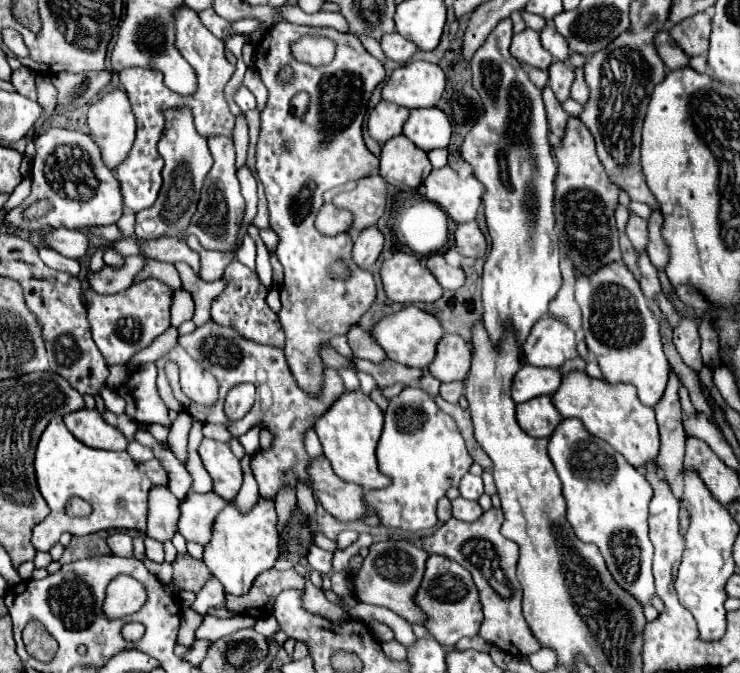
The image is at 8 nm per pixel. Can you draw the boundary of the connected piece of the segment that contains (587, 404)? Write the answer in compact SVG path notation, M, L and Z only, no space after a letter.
M571 370L563 374L561 386L551 396L551 402L555 408L559 408L563 418L579 418L589 434L609 442L635 468L643 466L647 460L657 458L659 432L655 412L653 408L639 402L631 384L607 384L605 380L591 378L581 370Z

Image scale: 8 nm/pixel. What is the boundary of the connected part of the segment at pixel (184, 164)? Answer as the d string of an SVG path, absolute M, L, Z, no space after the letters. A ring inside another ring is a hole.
M167 110L167 124L163 138L159 140L159 154L165 160L163 168L163 188L159 192L159 198L151 208L145 208L137 212L135 220L135 234L139 238L161 238L171 236L177 240L185 240L185 230L191 224L191 218L197 210L199 192L203 188L203 182L207 178L207 172L211 170L213 158L207 148L207 140L197 134L193 126L193 116L187 110Z

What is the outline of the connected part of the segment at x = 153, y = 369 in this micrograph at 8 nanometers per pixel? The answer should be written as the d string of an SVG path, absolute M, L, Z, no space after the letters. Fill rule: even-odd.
M153 362L143 364L131 378L119 388L119 394L127 402L125 414L139 424L171 424L167 418L167 406L157 392L157 366Z

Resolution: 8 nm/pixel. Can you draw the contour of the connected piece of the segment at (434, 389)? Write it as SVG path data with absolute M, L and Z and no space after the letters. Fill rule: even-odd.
M425 372L425 378L423 378L421 386L423 386L423 388L425 388L425 392L429 392L431 396L439 396L441 382L439 380L435 380L429 372Z

